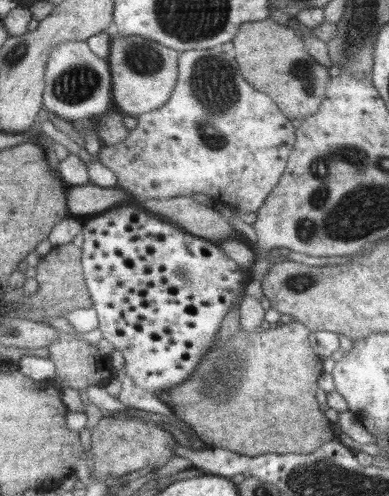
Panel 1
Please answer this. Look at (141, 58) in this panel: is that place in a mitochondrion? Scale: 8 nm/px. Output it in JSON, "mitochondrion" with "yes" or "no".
{"mitochondrion":"yes"}

